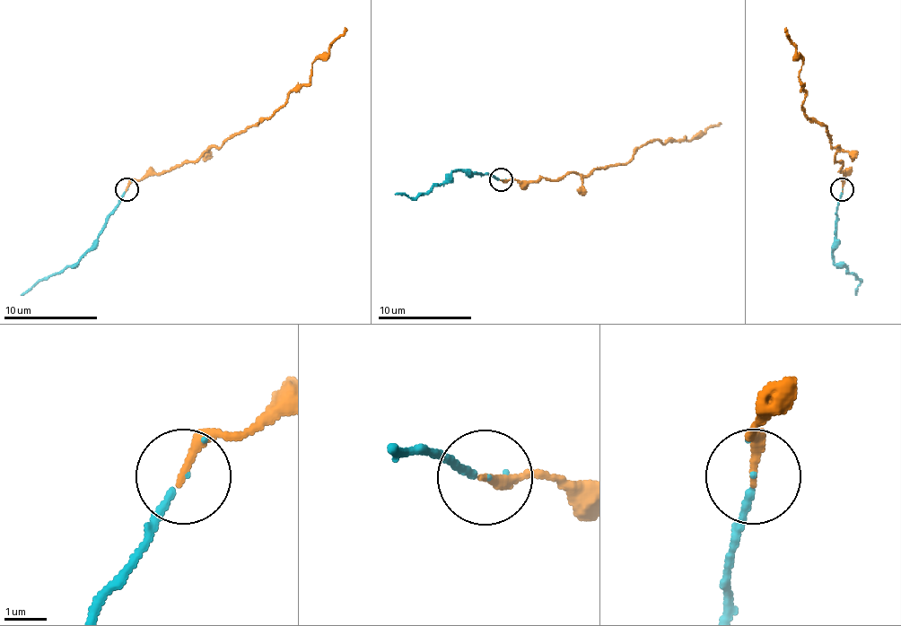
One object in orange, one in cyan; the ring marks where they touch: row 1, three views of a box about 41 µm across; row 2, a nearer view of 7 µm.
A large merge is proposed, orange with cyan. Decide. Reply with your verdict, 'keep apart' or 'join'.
join

